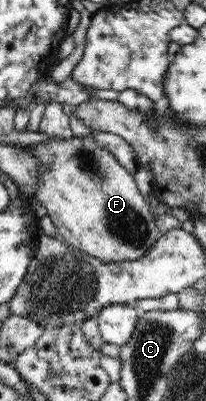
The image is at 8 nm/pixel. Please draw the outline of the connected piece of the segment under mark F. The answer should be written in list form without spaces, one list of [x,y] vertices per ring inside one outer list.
[[[92,137],[59,138],[33,149],[43,161],[36,200],[46,207],[64,243],[102,263],[126,263],[144,257],[163,237],[132,174]]]

